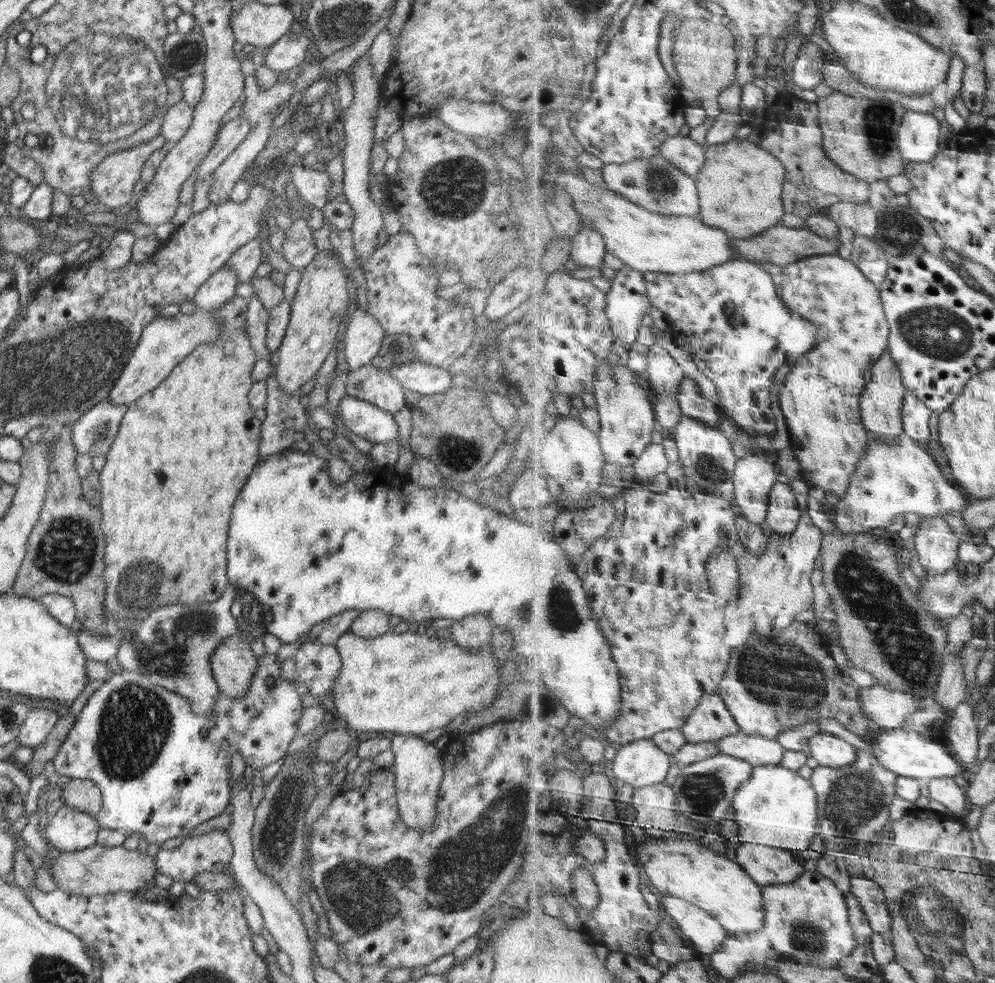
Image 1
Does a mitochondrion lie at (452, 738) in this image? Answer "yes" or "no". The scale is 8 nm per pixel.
no

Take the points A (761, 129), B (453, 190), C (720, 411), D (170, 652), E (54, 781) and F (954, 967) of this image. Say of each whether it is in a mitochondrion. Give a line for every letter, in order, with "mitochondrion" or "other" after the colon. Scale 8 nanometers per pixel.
A: other
B: mitochondrion
C: other
D: mitochondrion
E: other
F: mitochondrion

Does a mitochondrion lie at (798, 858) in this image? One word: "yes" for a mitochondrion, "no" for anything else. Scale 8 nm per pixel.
no

